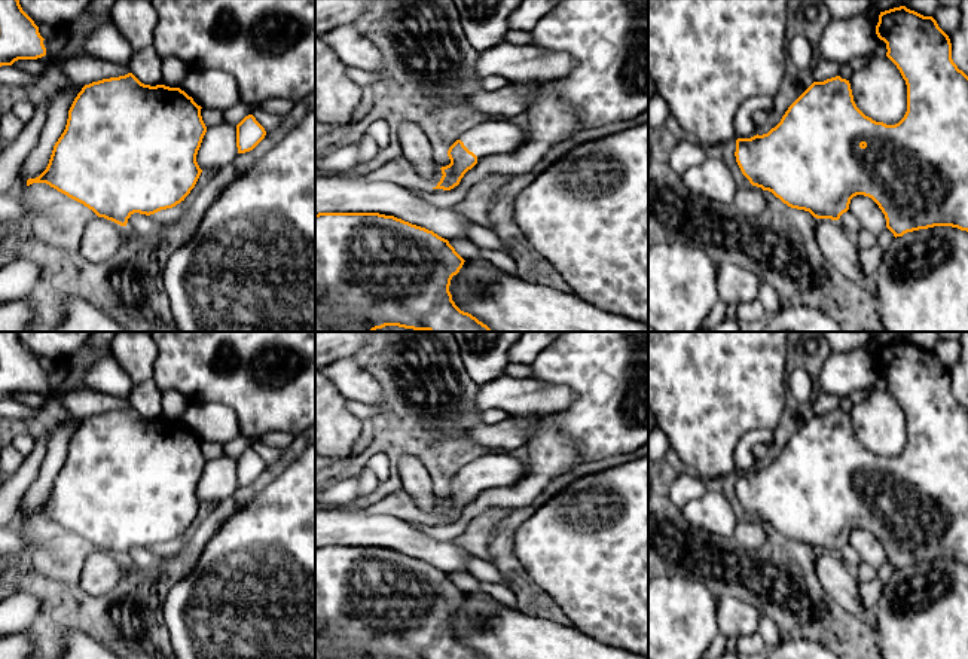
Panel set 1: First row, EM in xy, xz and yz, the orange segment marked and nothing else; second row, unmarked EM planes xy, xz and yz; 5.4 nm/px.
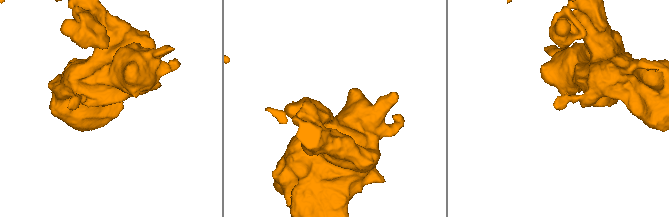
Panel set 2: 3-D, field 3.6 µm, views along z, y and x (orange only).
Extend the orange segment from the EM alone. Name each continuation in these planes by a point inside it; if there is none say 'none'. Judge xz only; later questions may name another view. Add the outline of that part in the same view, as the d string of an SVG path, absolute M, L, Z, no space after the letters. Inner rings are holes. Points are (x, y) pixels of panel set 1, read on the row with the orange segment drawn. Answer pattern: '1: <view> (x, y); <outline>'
1: xz (491, 137); M486 119L459 138L477 159L494 155L510 156L519 152L528 140L525 125L512 119Z

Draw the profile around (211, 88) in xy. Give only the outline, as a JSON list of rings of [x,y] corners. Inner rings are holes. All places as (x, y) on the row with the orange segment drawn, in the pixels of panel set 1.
[[[190,68],[180,89],[201,107],[226,110],[239,103],[238,83],[223,70]]]

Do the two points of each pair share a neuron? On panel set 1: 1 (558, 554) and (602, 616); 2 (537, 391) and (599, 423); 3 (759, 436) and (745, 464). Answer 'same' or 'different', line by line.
1: same
2: different
3: same

